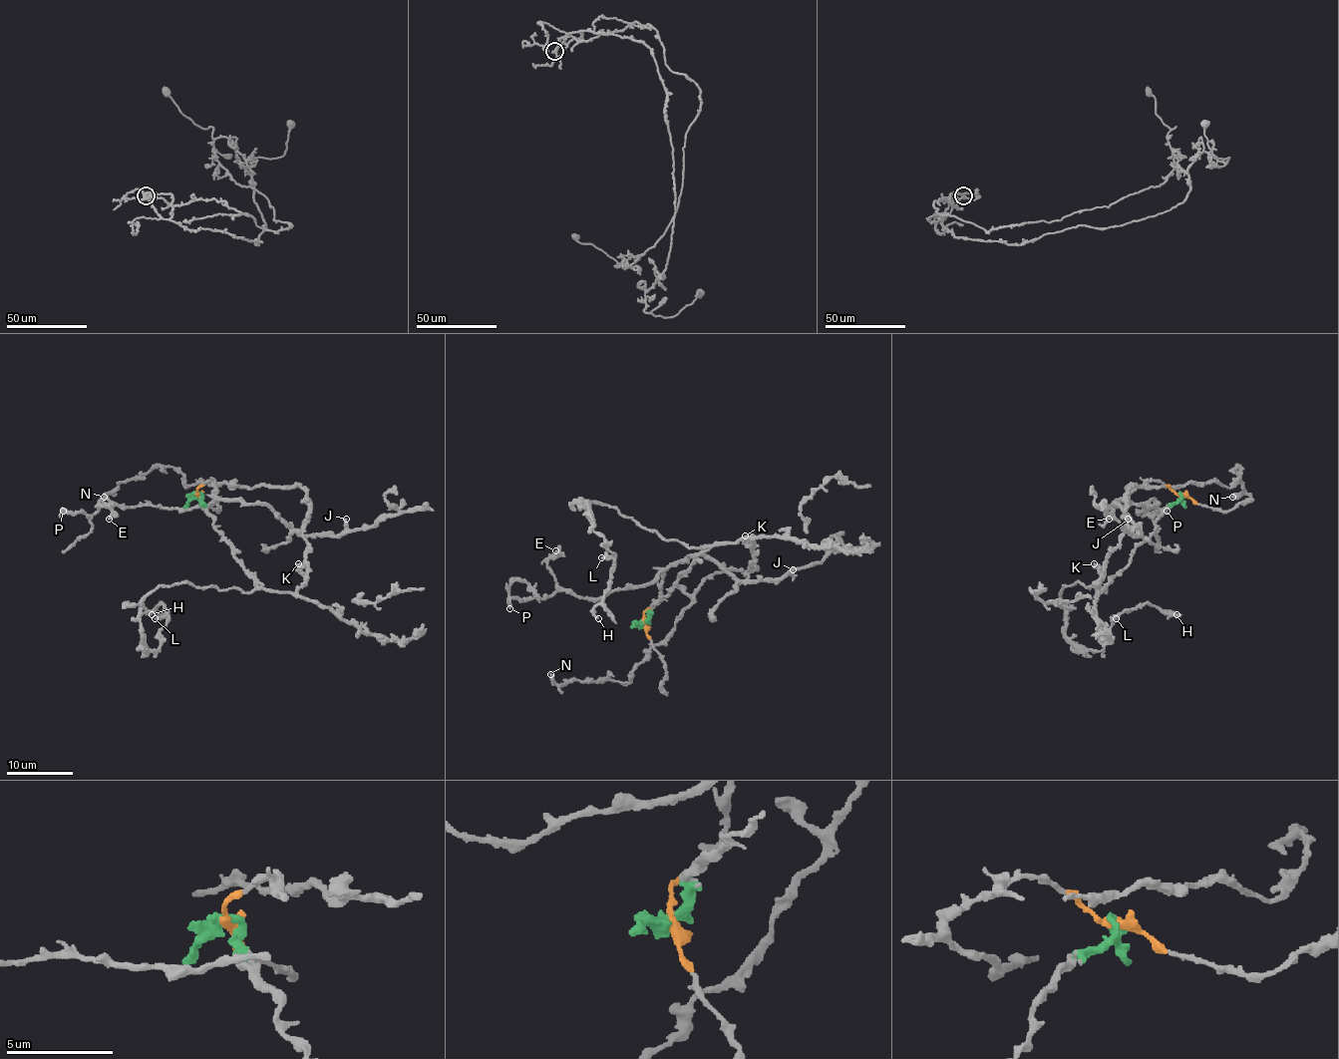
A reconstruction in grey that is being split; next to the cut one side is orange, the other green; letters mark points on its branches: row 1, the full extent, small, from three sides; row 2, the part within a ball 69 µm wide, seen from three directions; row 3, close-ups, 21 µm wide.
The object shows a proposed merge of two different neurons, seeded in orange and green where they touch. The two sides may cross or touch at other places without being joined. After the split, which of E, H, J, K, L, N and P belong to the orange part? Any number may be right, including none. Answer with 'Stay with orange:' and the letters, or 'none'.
Stay with orange: E, J, P

